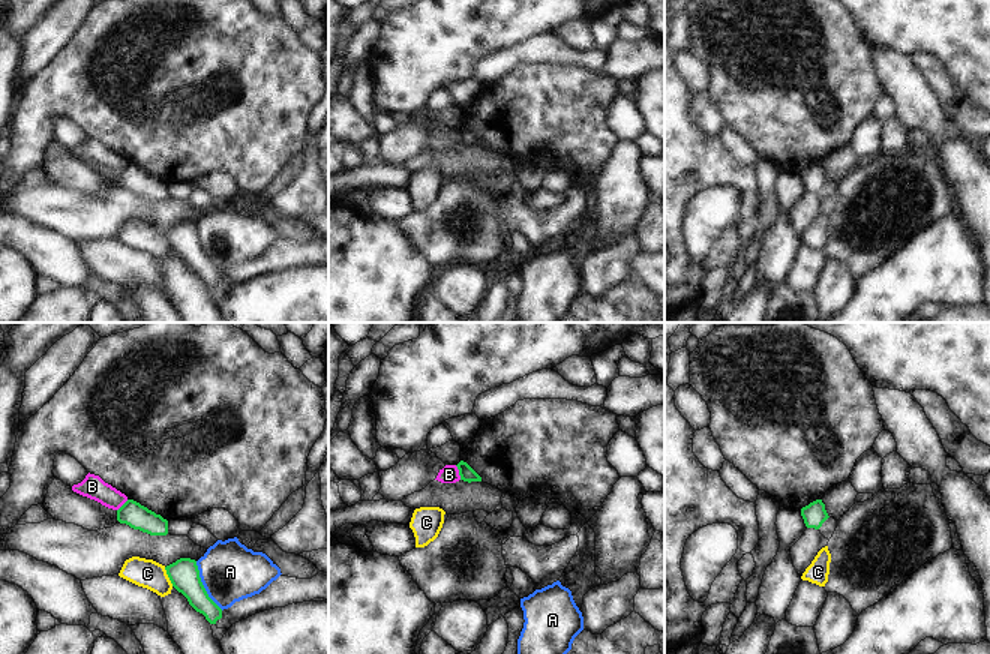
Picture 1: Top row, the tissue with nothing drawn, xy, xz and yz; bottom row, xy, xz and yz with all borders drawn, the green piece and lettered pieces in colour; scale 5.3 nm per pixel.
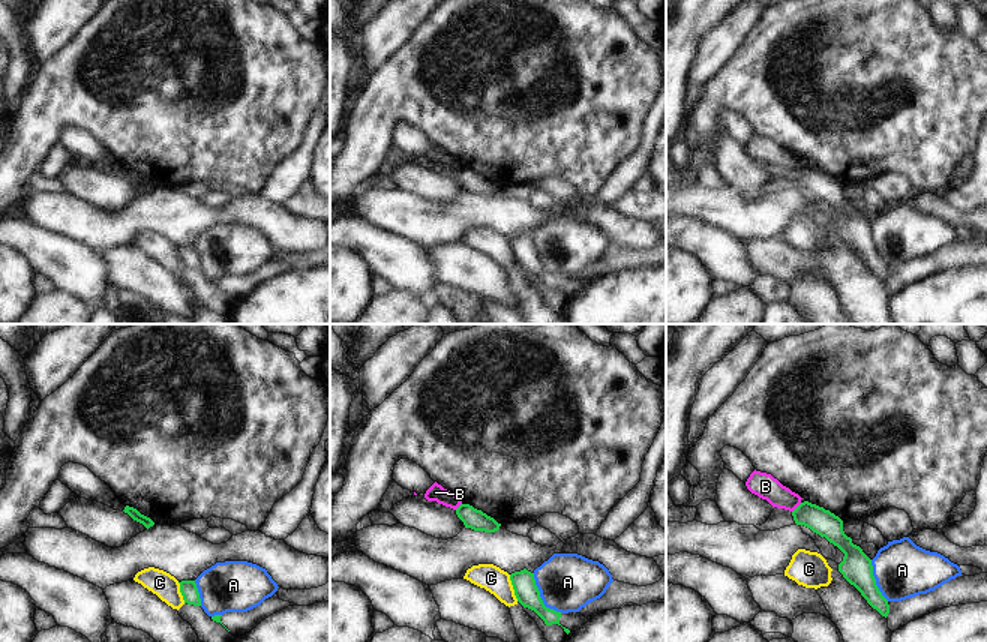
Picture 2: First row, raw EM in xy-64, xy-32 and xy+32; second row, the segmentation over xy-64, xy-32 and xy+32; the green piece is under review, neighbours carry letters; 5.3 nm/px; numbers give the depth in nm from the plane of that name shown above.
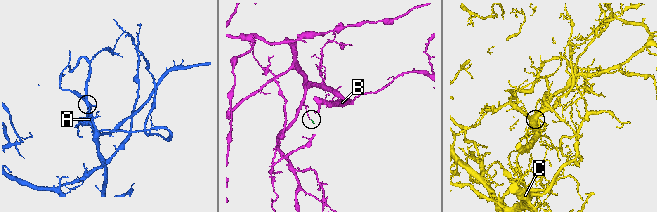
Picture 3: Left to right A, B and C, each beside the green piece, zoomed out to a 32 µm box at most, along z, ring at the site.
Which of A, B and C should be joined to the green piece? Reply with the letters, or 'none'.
none

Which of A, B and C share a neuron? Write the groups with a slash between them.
A / B / C

